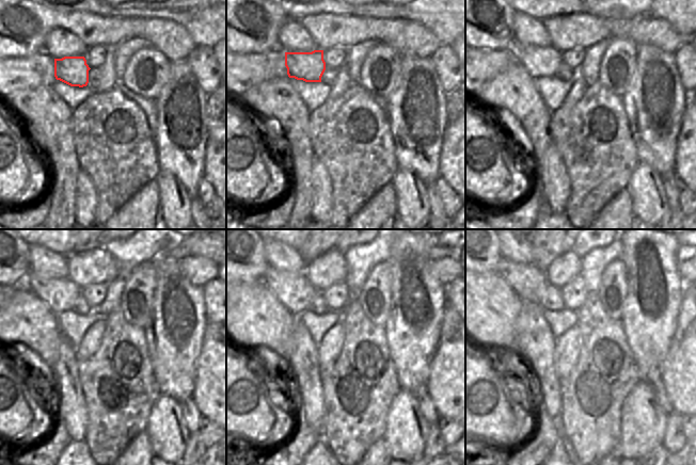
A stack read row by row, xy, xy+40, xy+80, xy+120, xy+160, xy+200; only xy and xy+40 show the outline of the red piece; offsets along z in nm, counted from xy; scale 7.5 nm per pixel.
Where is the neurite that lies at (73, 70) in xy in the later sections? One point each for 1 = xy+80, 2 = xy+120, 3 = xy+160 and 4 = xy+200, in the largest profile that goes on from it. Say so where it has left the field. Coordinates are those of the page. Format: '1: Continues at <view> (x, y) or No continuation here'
1: Continues at xy+80 (538, 62)
2: Continues at xy+120 (60, 294)
3: Continues at xy+160 (293, 289)
4: Continues at xy+200 (527, 282).

